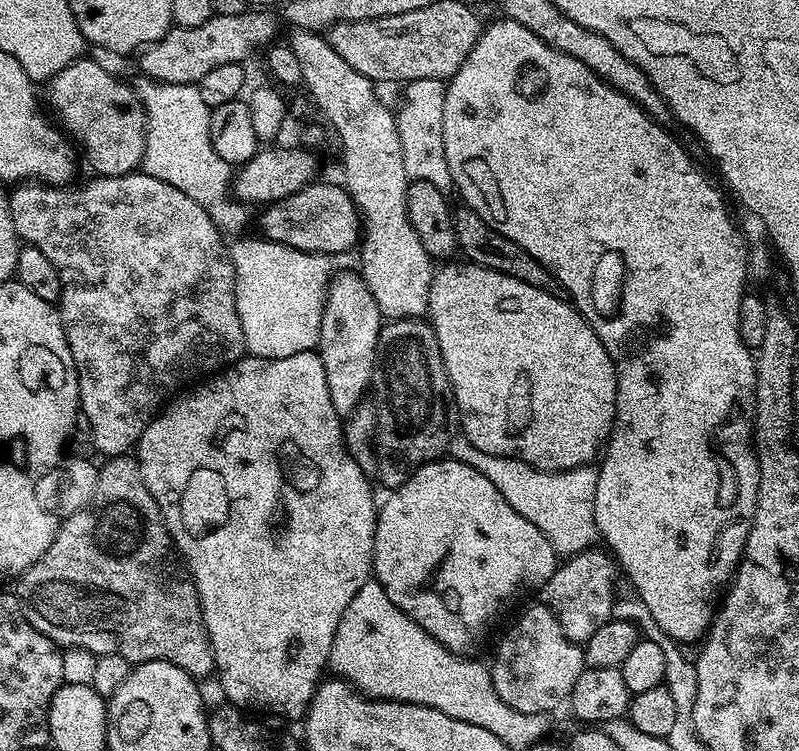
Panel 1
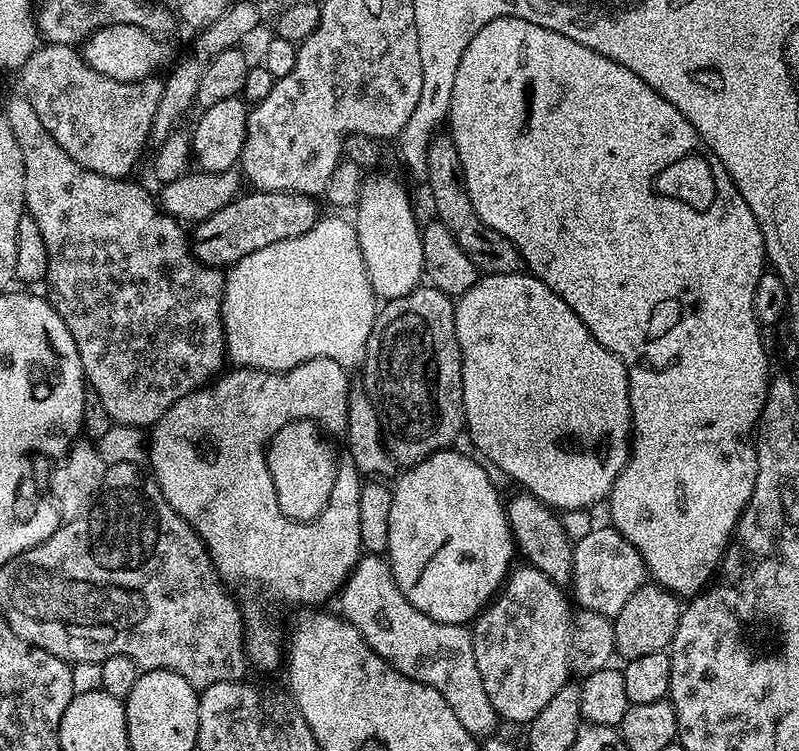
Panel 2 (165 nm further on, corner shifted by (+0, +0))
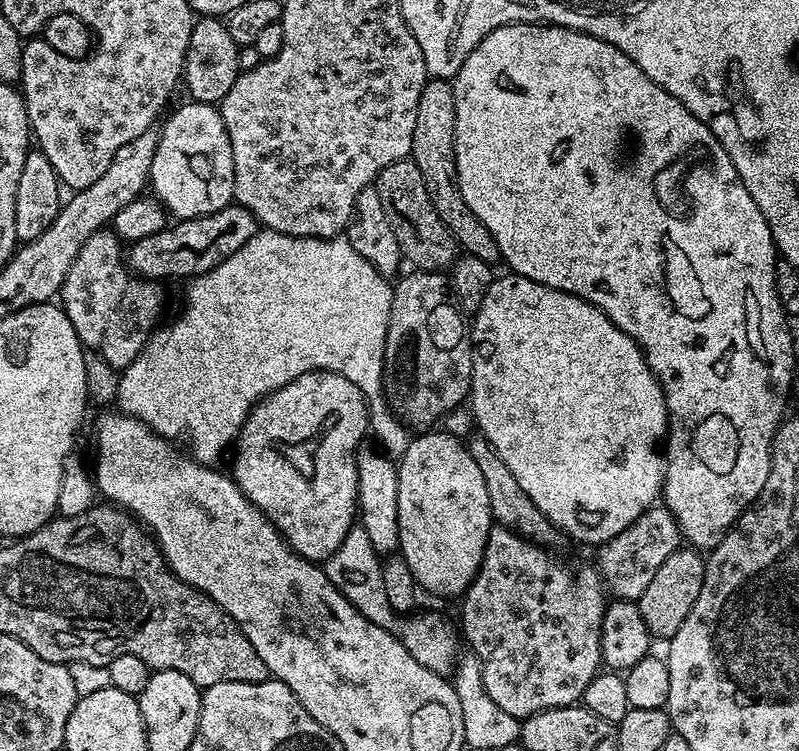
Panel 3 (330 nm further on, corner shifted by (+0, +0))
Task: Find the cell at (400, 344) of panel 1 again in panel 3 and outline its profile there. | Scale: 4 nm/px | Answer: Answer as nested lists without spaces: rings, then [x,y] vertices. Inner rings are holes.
[[[412,270],[409,273],[409,276],[401,275],[392,289],[384,347],[384,397],[389,409],[409,429],[428,430],[435,420],[443,421],[448,411],[469,399],[472,391],[470,332],[444,272]]]

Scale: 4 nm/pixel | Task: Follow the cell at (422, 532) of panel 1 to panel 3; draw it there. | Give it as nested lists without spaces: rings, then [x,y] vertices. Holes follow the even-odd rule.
[[[424,430],[413,435],[405,452],[399,456],[398,467],[398,526],[400,527],[399,555],[403,556],[417,585],[436,596],[463,597],[472,580],[479,573],[486,550],[487,536],[494,521],[486,481],[463,439],[445,430]]]

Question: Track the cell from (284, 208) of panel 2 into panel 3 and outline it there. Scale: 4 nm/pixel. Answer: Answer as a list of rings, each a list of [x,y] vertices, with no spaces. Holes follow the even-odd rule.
[[[233,202],[214,214],[176,220],[158,234],[150,234],[150,238],[131,241],[126,248],[126,263],[137,277],[145,280],[165,282],[175,276],[195,278],[214,270],[214,266],[230,258],[230,254],[242,250],[257,231],[254,214]]]

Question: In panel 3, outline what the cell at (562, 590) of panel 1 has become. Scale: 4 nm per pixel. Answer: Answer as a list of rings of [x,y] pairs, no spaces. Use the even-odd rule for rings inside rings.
[[[663,506],[649,508],[634,523],[626,526],[622,534],[599,545],[598,571],[607,591],[622,600],[639,601],[642,590],[646,590],[646,586],[650,586],[650,581],[654,579],[658,566],[662,566],[662,562],[666,562],[666,558],[670,558],[670,554],[681,547],[681,544],[680,527],[672,517],[672,511]]]

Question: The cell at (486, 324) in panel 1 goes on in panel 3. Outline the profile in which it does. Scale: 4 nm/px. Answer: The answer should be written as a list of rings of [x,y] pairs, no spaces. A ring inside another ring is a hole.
[[[497,275],[493,279],[490,290],[486,290],[486,298],[482,298],[482,306],[478,306],[478,310],[470,320],[472,349],[470,409],[475,427],[479,435],[491,442],[498,458],[506,462],[506,467],[509,468],[510,474],[514,474],[518,486],[522,486],[522,490],[530,494],[530,502],[534,502],[534,506],[538,506],[538,510],[542,510],[542,514],[550,518],[555,528],[559,528],[565,537],[573,536],[584,544],[593,546],[605,544],[610,538],[622,534],[626,526],[630,526],[640,515],[653,507],[661,495],[664,487],[664,457],[660,447],[668,430],[664,391],[650,370],[644,351],[626,333],[618,330],[618,326],[614,326],[614,322],[606,318],[602,309],[569,292],[542,286],[542,282],[534,282],[525,276],[507,275]]]

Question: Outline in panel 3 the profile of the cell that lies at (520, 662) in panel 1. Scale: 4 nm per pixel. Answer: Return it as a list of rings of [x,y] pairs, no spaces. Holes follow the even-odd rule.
[[[493,525],[490,534],[487,536],[486,550],[483,551],[483,562],[480,563],[479,573],[471,582],[471,586],[464,593],[462,603],[462,626],[460,630],[464,639],[470,644],[471,653],[480,663],[482,670],[483,685],[486,692],[497,703],[500,710],[512,717],[525,720],[534,715],[534,713],[545,712],[551,708],[571,708],[583,697],[586,686],[596,677],[600,664],[600,627],[604,624],[604,664],[605,669],[619,672],[621,674],[633,668],[642,658],[649,655],[651,644],[654,644],[654,638],[649,634],[646,622],[642,622],[639,603],[635,600],[613,599],[612,605],[604,612],[604,596],[606,597],[606,588],[602,583],[602,577],[595,567],[580,568],[577,572],[571,572],[558,557],[554,556],[547,547],[538,545],[530,540],[521,538],[516,532],[510,531],[500,525]]]

